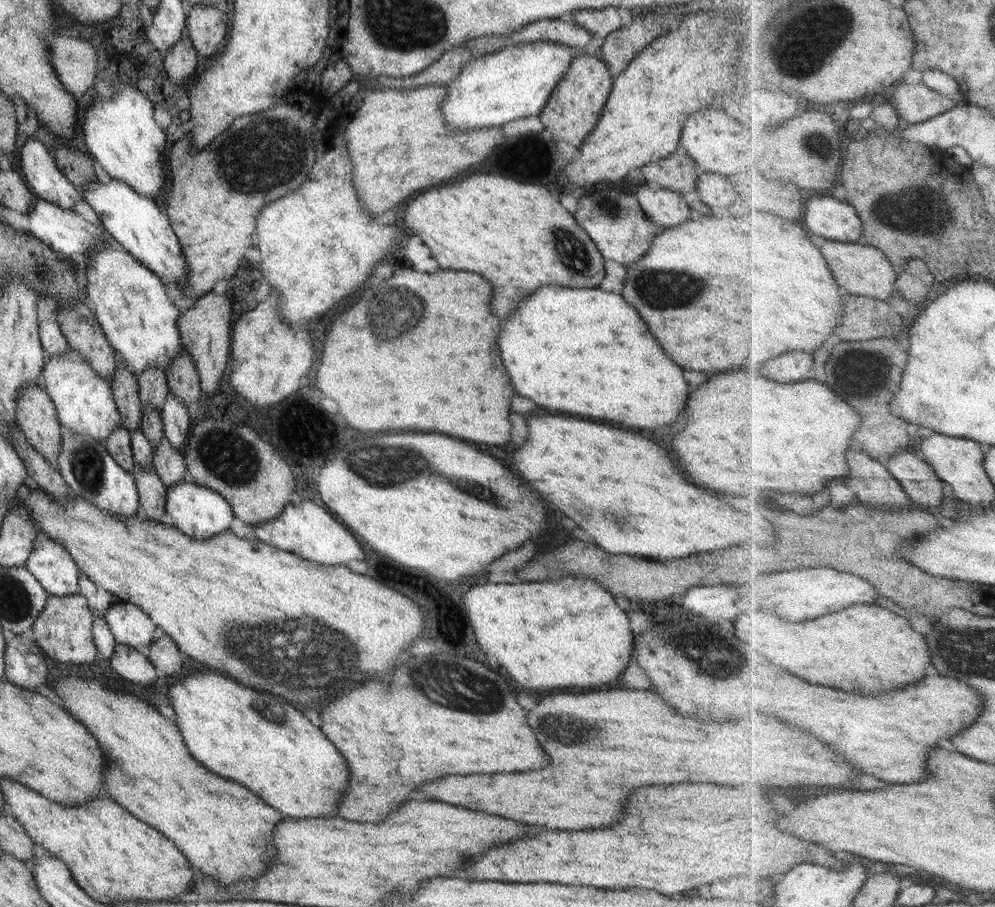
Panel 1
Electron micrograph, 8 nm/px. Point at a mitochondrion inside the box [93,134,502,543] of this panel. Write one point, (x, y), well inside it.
(380, 463)

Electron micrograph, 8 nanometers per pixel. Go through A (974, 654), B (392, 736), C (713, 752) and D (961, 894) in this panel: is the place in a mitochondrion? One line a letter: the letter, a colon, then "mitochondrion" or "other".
A: mitochondrion
B: other
C: other
D: other

